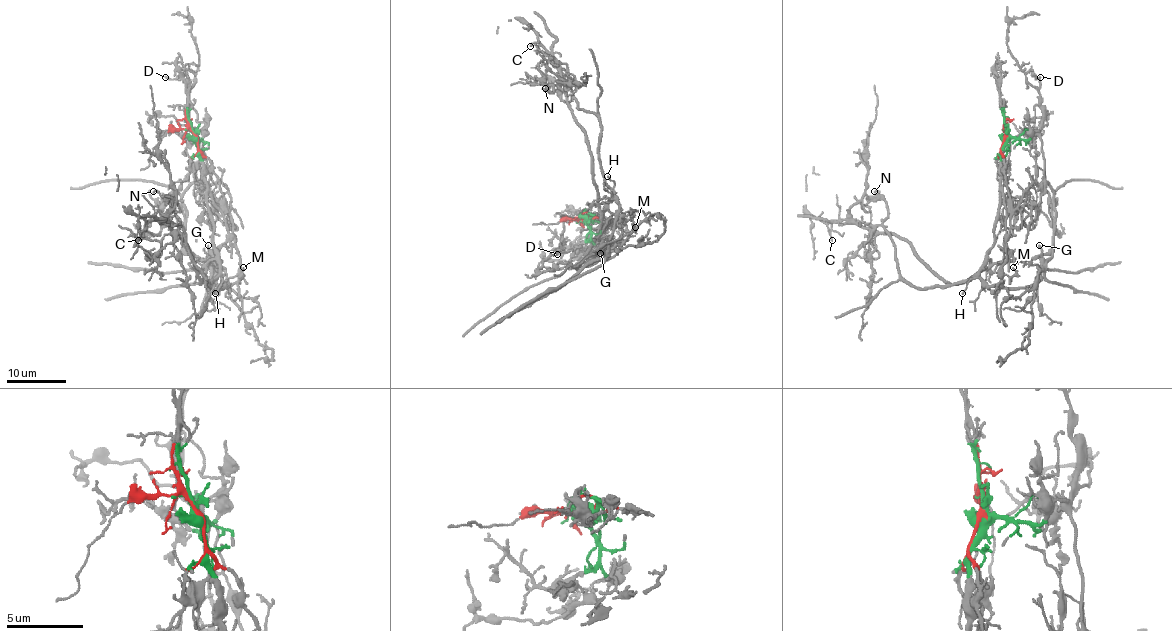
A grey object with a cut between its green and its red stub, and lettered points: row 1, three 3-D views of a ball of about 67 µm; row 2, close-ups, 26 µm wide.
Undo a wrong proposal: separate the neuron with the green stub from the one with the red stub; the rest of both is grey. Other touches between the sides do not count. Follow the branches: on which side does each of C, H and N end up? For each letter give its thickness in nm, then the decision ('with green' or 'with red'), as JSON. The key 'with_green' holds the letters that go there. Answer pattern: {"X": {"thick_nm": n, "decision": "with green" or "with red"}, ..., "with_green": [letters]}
{"C": {"thick_nm": 120, "decision": "with green"}, "H": {"thick_nm": 90, "decision": "with green"}, "N": {"thick_nm": 110, "decision": "with green"}, "with_green": ["C", "H", "N"]}

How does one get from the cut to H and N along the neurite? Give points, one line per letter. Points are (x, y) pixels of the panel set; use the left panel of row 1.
H: (193, 135), (207, 188), (207, 210), (213, 224), (213, 245), (222, 279), (216, 294)
N: (193, 135), (219, 264), (219, 273), (208, 288), (173, 206), (153, 191)

